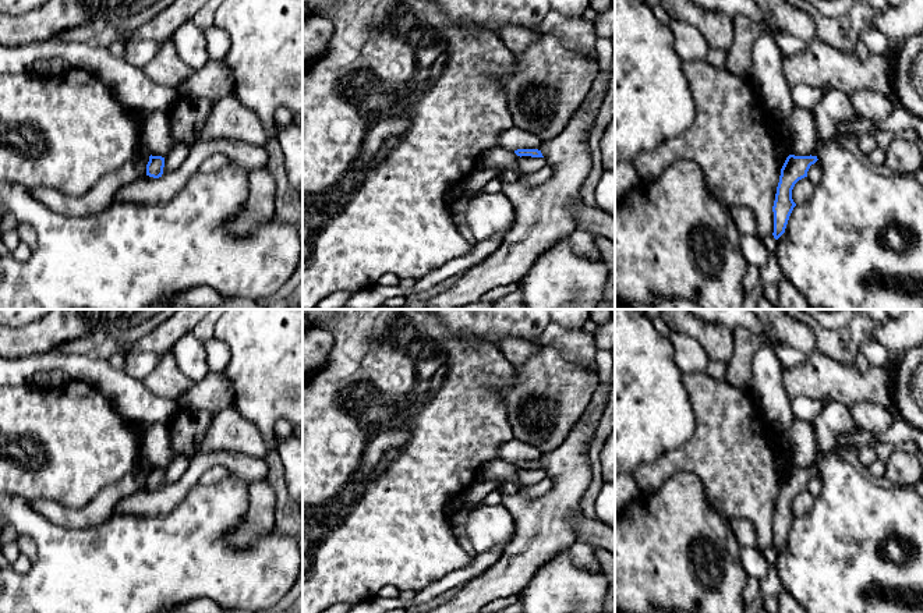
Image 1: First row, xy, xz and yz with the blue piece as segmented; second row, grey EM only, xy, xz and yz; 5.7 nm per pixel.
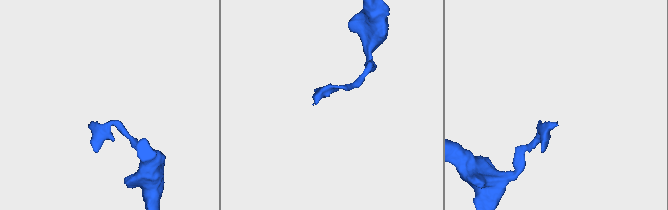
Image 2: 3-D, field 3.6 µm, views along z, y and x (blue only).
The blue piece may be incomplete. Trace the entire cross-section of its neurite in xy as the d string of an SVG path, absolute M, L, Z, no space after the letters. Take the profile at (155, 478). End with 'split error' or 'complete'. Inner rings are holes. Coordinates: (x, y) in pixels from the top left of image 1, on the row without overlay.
M149 468L149 474L146 476L146 488L159 490L163 486L165 470L162 468Z; complete

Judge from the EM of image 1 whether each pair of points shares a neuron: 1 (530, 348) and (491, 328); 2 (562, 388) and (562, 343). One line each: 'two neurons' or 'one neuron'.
1: two neurons
2: two neurons

